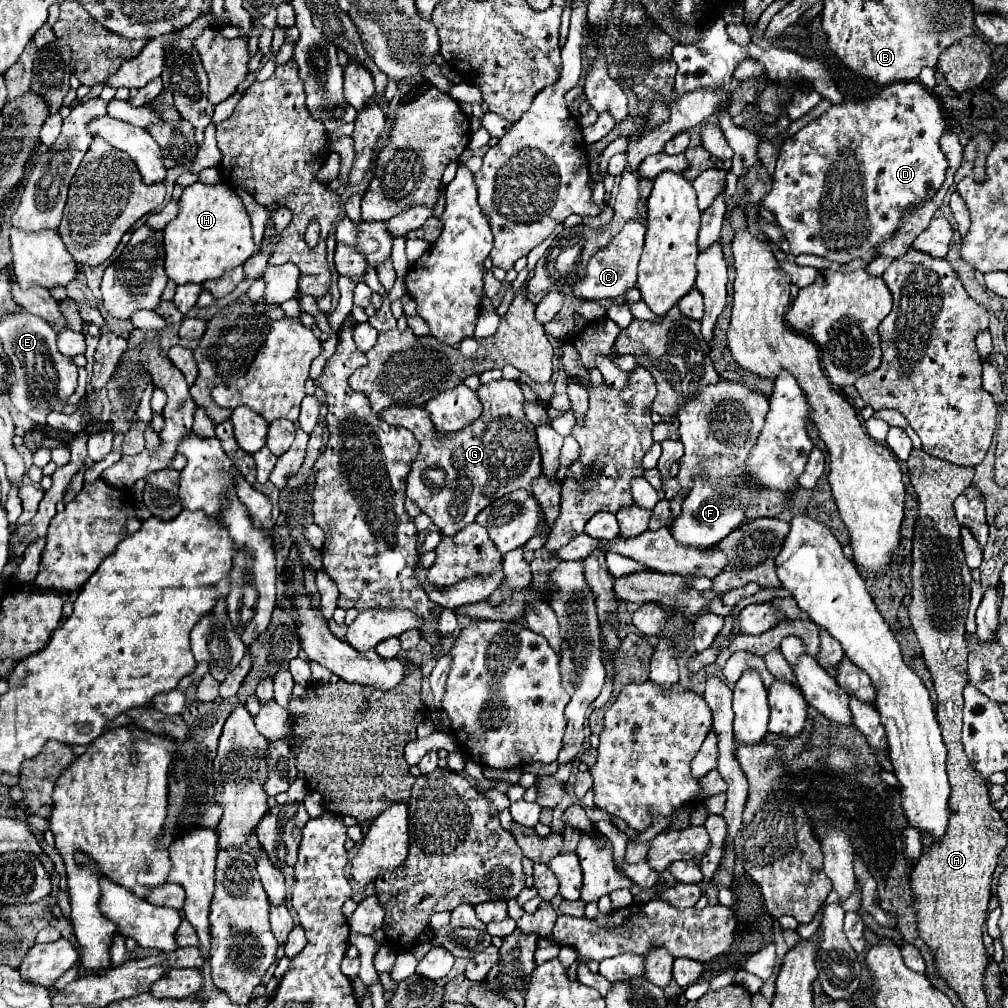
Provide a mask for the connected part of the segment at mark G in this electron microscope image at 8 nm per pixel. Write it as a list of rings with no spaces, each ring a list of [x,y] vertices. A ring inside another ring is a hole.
[[[506,378],[482,384],[478,398],[482,400],[484,414],[462,430],[452,432],[452,436],[436,432],[426,408],[394,406],[382,412],[384,422],[408,428],[420,442],[418,456],[408,474],[406,496],[416,502],[446,536],[454,536],[472,524],[476,514],[496,498],[518,488],[530,492],[530,482],[542,474],[534,424],[524,416],[524,394],[518,384]]]

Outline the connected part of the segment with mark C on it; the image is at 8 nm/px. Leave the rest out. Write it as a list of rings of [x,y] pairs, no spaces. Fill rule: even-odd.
[[[628,220],[624,228],[610,240],[608,246],[600,248],[588,262],[586,274],[572,284],[572,294],[584,300],[604,300],[604,298],[620,298],[628,288],[636,284],[636,266],[642,254],[646,226],[638,220]]]

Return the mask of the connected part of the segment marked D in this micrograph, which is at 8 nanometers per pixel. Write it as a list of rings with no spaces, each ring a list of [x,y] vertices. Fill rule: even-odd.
[[[896,82],[896,84],[886,86],[874,98],[854,100],[850,96],[844,96],[842,104],[832,104],[830,110],[824,112],[820,118],[806,124],[792,138],[786,138],[782,148],[780,148],[776,170],[772,174],[772,190],[764,196],[764,206],[776,216],[776,222],[782,228],[782,232],[784,232],[788,244],[790,244],[790,252],[794,256],[798,256],[798,254],[816,254],[816,256],[822,256],[826,260],[842,262],[842,264],[846,264],[846,262],[850,262],[854,258],[862,258],[866,262],[872,262],[876,258],[876,246],[880,242],[884,242],[888,236],[892,236],[896,232],[896,228],[900,226],[900,214],[906,208],[932,198],[938,192],[940,184],[944,182],[944,172],[946,172],[948,162],[946,162],[946,156],[942,154],[940,144],[938,144],[942,132],[944,132],[944,116],[942,116],[942,110],[940,110],[940,104],[938,104],[936,96],[930,94],[920,82]]]

